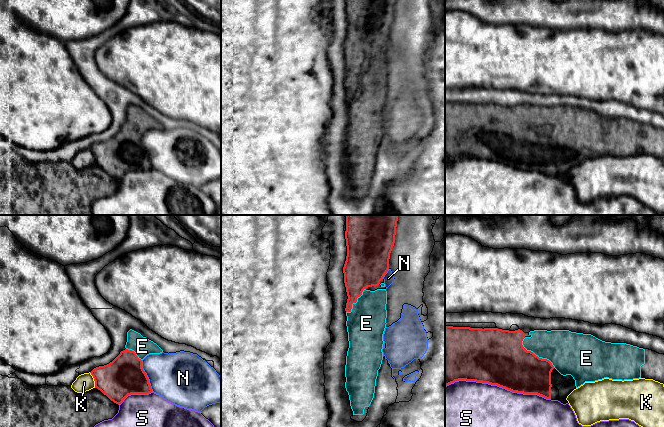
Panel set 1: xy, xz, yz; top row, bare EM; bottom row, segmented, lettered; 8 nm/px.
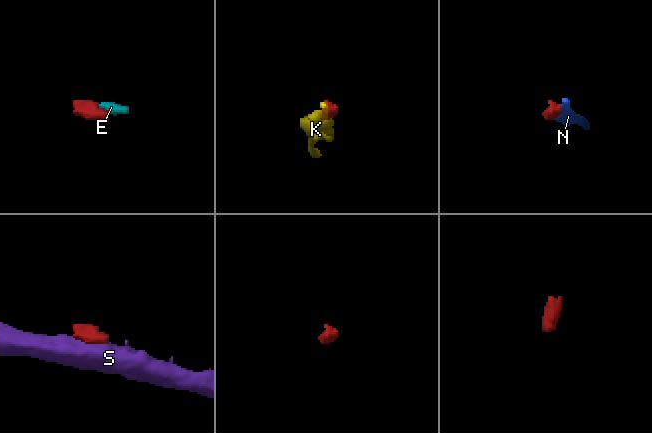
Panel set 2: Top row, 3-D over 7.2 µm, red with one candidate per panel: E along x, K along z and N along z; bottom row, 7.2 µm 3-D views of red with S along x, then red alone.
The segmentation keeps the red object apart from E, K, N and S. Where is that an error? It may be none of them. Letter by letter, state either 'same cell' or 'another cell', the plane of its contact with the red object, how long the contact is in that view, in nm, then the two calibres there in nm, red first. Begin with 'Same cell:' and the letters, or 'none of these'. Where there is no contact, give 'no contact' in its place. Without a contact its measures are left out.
Same cell: E
E: same cell | yz | 340 nm | 380/300 nm
K: another cell | xy | 140 nm | 300/140 nm
N: another cell | xy | 280 nm | 300/400 nm
S: another cell | yz | 850 nm | 440/360 nm

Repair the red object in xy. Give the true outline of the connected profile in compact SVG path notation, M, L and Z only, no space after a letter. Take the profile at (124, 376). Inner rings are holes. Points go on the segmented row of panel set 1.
M132 329L127 332L125 348L112 362L90 372L95 388L118 405L128 395L152 392L142 360L149 354L163 352L156 343Z

